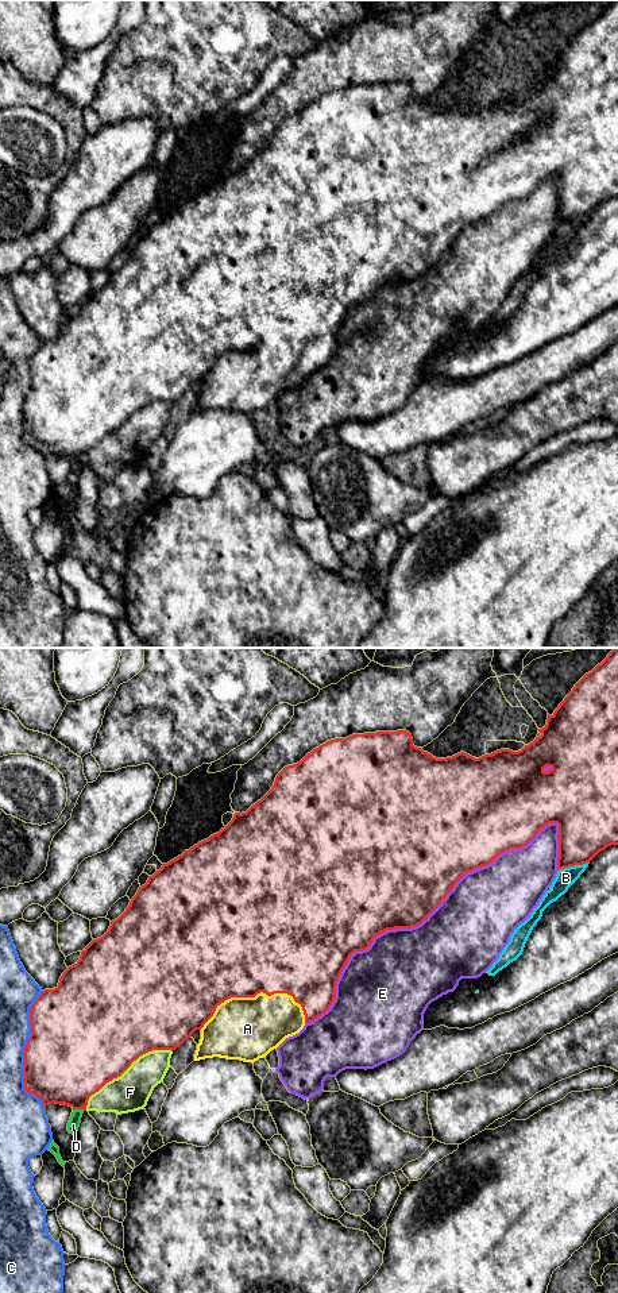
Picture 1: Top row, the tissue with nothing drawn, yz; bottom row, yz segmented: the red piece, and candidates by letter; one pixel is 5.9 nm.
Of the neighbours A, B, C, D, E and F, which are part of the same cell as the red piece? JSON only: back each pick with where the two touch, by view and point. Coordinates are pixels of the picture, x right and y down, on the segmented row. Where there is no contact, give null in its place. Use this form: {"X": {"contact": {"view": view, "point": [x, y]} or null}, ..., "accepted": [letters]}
{"A": {"contact": {"view": "yz", "point": [253, 996]}}, "accepted": ["A"]}

